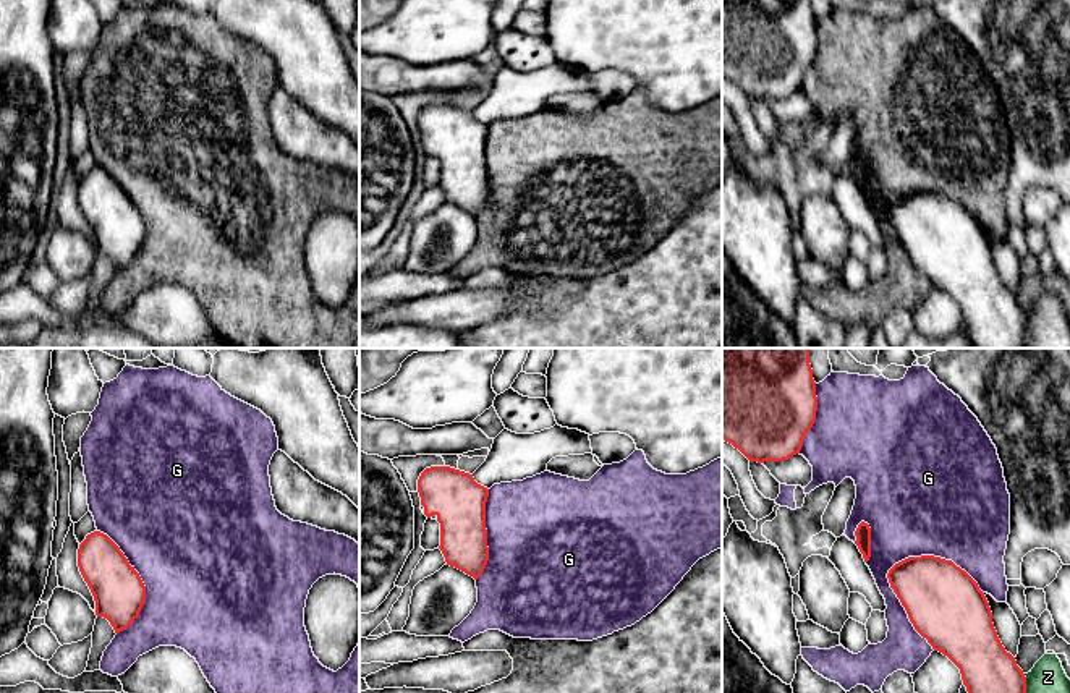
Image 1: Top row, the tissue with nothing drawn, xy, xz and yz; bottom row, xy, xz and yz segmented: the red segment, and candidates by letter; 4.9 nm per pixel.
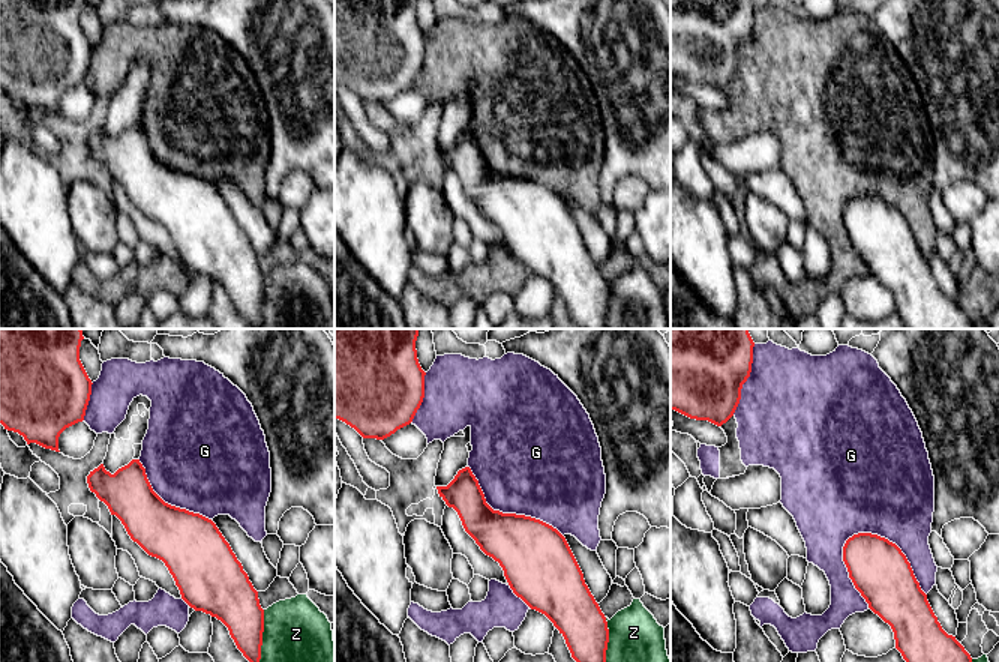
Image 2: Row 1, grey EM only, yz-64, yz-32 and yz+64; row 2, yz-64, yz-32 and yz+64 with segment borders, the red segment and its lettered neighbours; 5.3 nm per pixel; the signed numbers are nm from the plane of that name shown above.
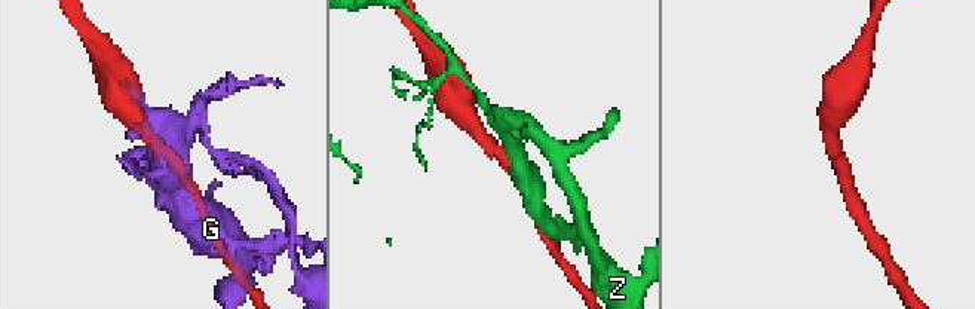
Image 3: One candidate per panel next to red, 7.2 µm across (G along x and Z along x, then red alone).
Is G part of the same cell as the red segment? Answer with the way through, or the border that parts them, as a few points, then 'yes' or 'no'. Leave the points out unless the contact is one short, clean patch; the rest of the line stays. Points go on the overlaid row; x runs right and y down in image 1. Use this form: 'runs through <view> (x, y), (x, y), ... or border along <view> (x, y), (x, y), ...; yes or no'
no

